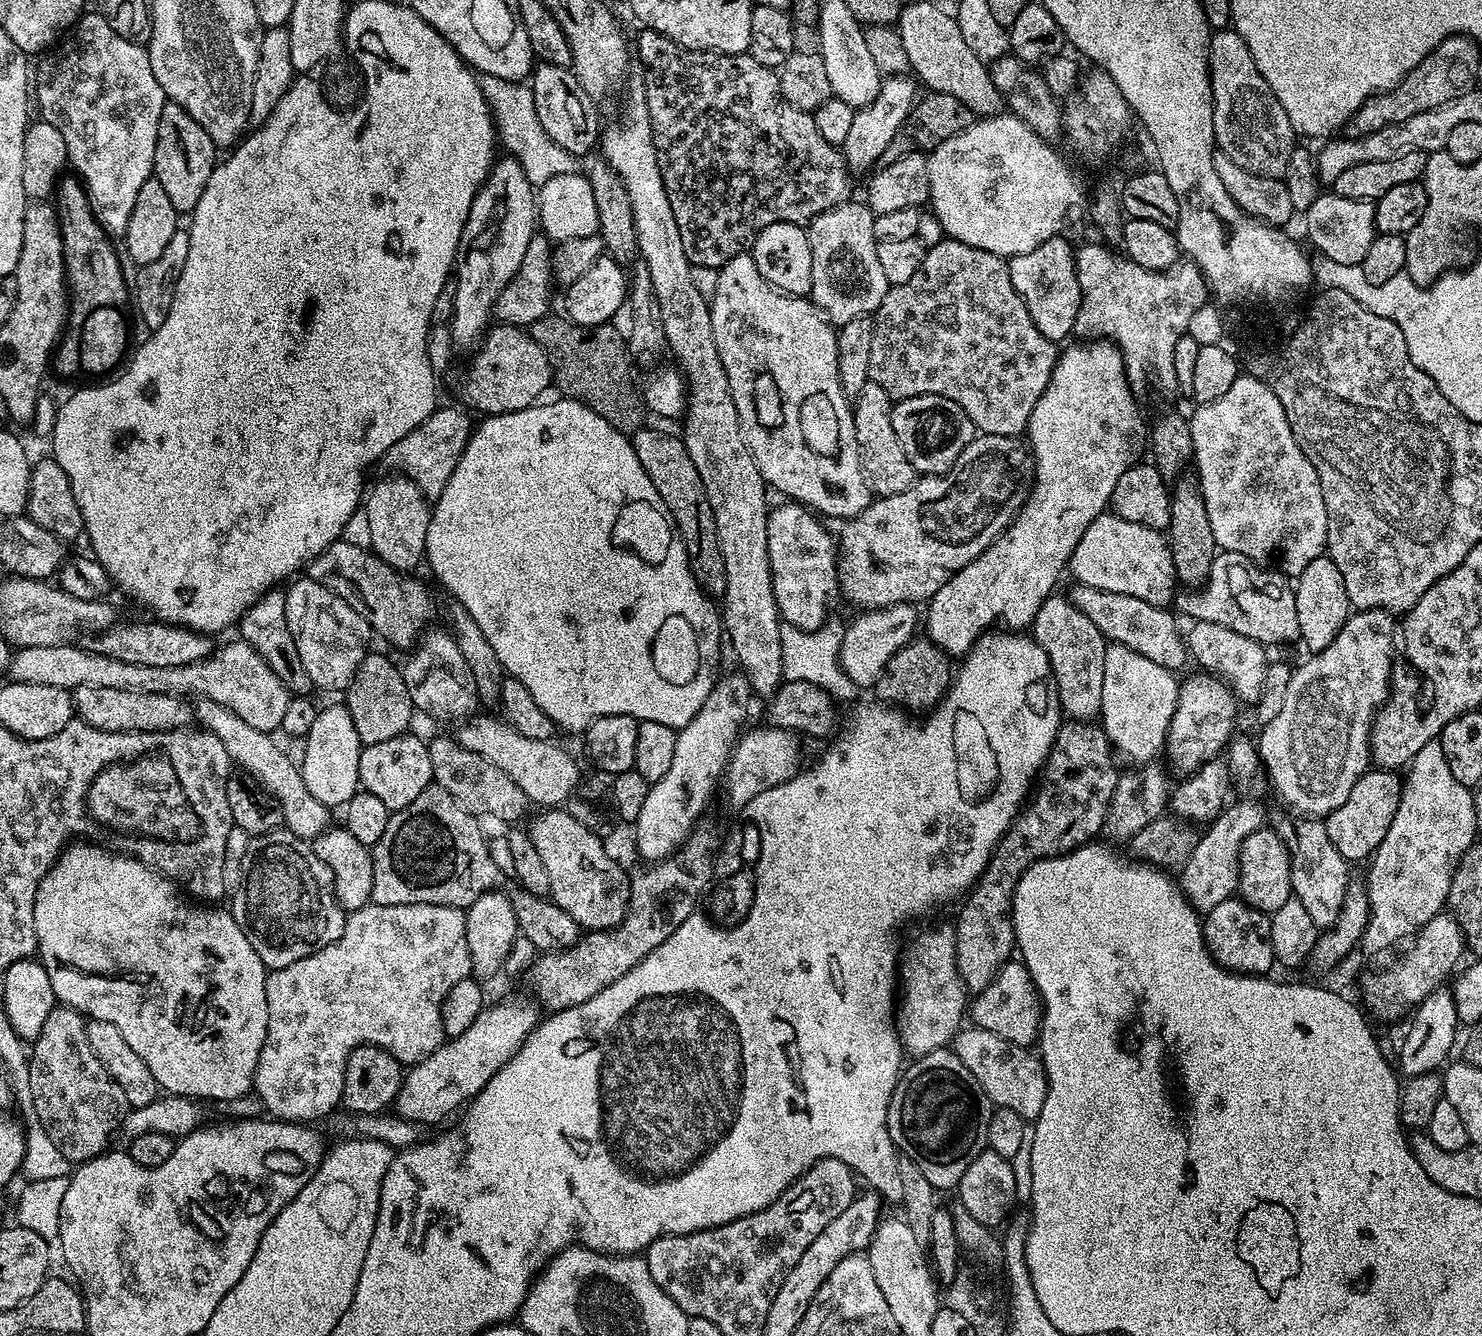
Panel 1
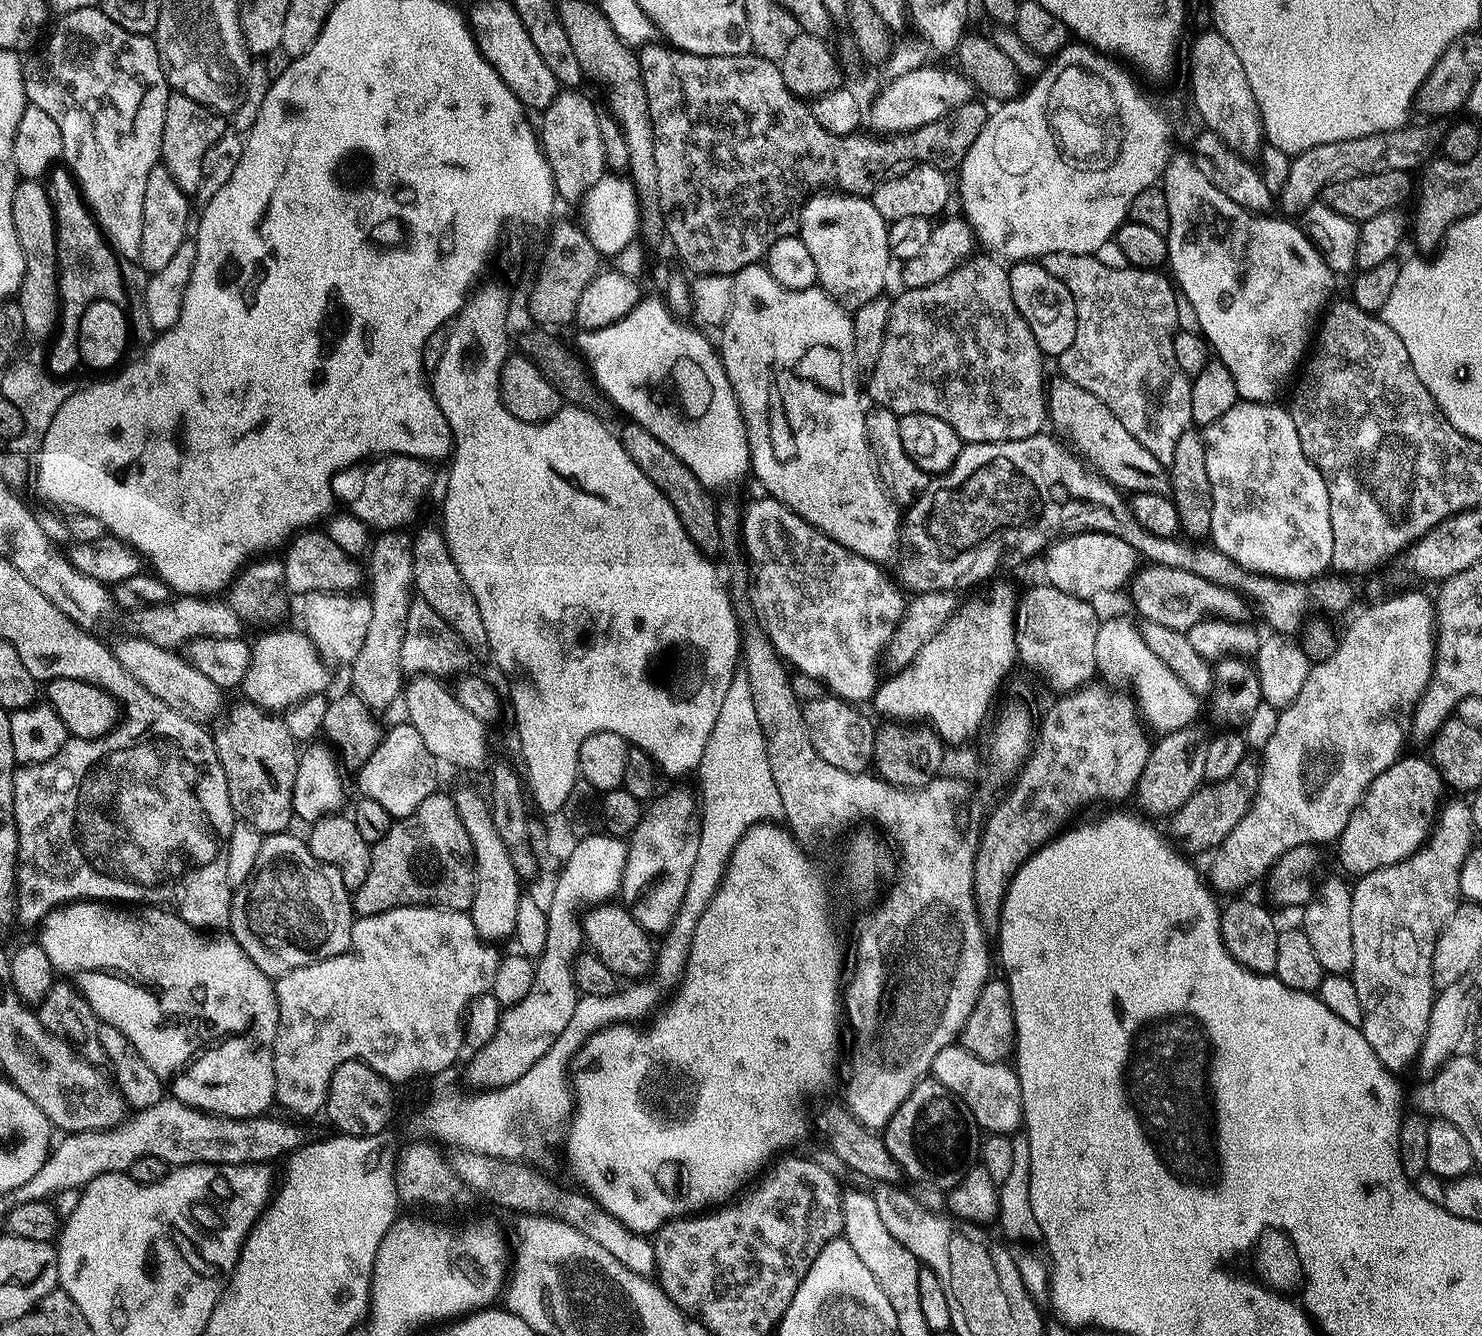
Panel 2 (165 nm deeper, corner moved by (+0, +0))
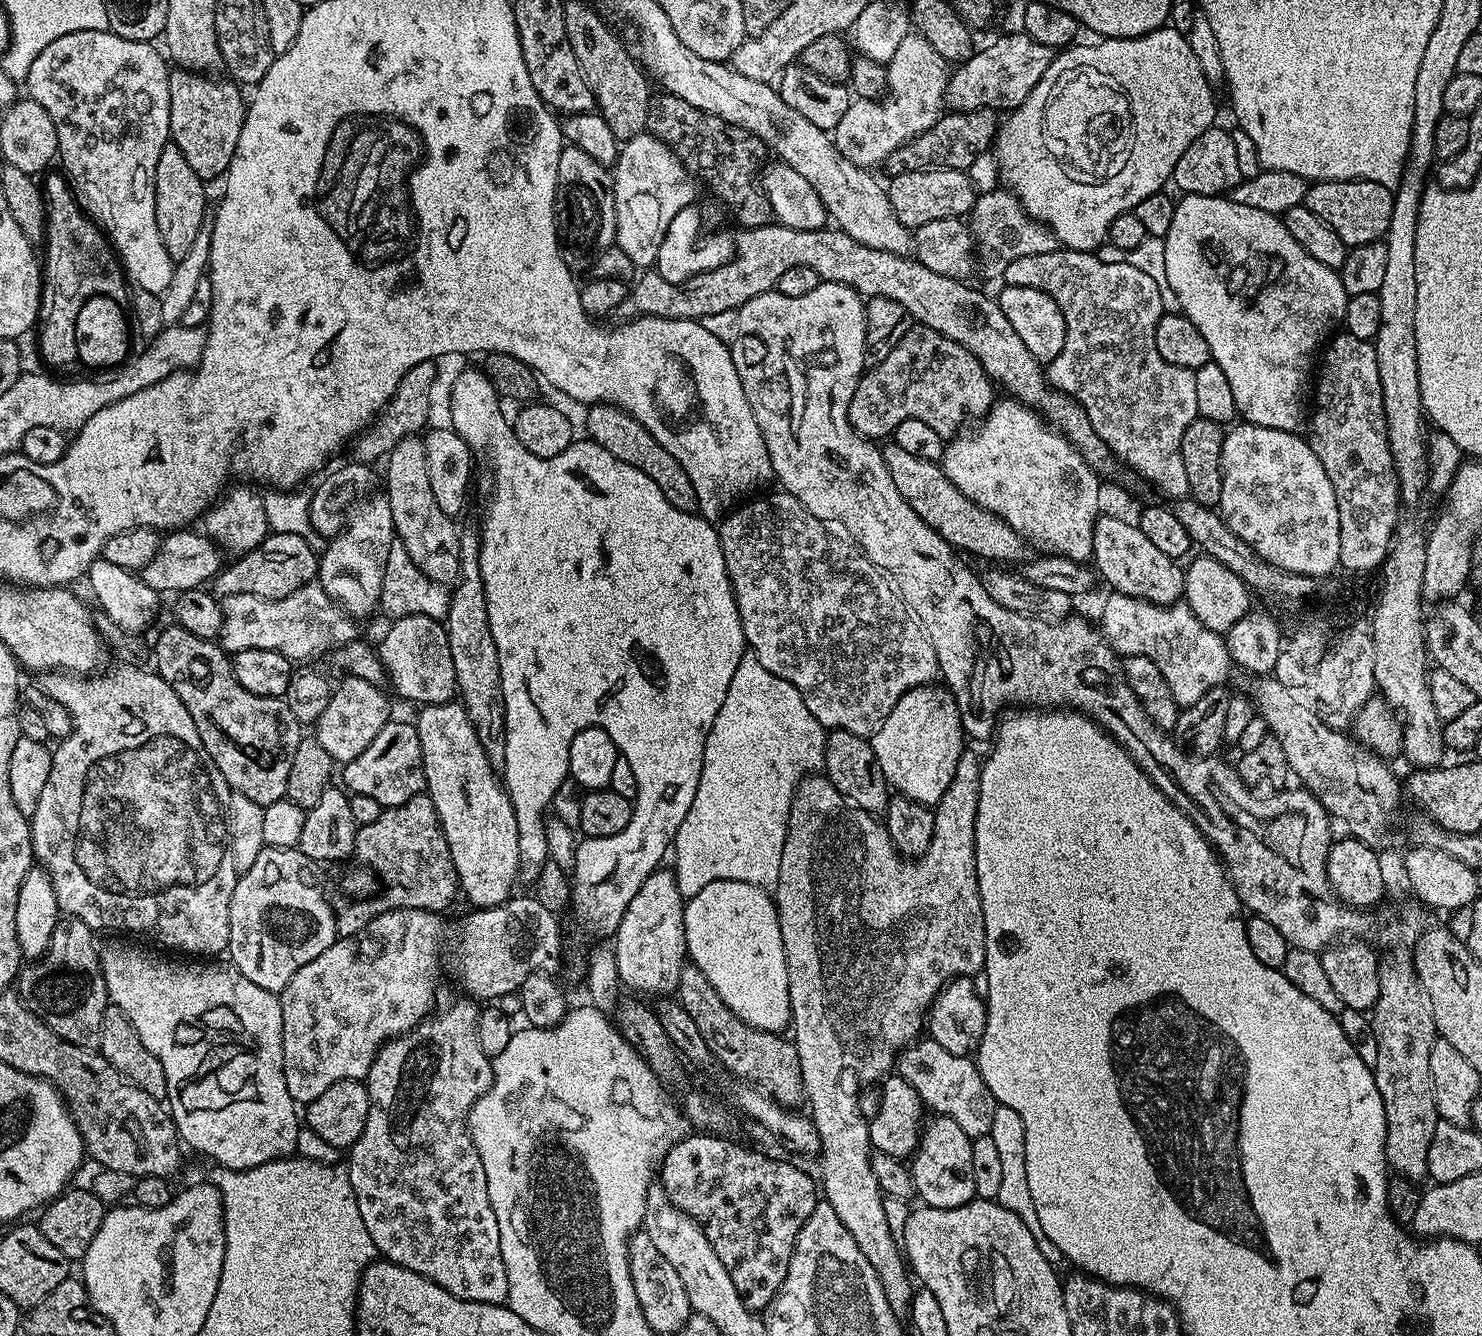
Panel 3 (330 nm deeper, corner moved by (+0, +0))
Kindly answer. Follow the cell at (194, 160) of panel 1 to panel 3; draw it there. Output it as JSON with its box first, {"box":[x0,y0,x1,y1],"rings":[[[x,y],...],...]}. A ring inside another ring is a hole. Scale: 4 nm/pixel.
{"box":[168,67,246,182],"rings":[[[173,67],[168,74],[170,82],[170,140],[171,143],[186,154],[186,162],[194,169],[194,174],[205,182],[211,182],[215,176],[223,177],[227,173],[230,162],[234,158],[234,150],[238,146],[238,134],[244,125],[246,96],[243,96],[241,85],[235,82],[219,84],[207,75],[190,72],[186,68]]]}

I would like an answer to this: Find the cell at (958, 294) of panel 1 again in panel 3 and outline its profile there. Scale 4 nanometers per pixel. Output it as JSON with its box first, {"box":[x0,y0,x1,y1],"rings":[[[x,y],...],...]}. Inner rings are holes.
{"box":[848,326,997,438],"rings":[[[923,326],[910,328],[880,357],[873,367],[877,367],[873,372],[872,369],[865,371],[854,390],[854,398],[848,407],[848,421],[851,422],[852,429],[865,438],[891,437],[898,425],[907,420],[926,422],[926,426],[930,426],[940,436],[952,438],[963,429],[960,427],[963,426],[967,416],[976,420],[975,422],[983,421],[997,403],[997,389],[994,387],[992,377],[968,348],[956,344],[942,333],[935,332],[933,328]]]}

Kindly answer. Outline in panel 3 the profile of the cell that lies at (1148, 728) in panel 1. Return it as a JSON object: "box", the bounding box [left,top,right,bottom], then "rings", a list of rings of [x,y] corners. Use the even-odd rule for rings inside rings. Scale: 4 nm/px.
{"box":[1098,592,1233,706],"rings":[[[1112,592],[1109,597],[1098,619],[1104,639],[1117,654],[1150,658],[1162,670],[1162,678],[1166,678],[1166,686],[1170,686],[1170,694],[1174,694],[1177,704],[1187,706],[1198,702],[1202,694],[1223,681],[1220,679],[1224,671],[1233,667],[1225,637],[1202,626],[1187,603],[1151,604],[1121,592]]]}

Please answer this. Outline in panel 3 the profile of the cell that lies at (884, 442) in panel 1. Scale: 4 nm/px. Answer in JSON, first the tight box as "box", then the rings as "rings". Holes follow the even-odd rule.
{"box":[882,442,1026,562],"rings":[[[895,442],[885,443],[882,451],[886,470],[890,474],[894,486],[898,486],[898,494],[906,498],[910,510],[926,522],[928,528],[938,533],[947,544],[959,550],[961,553],[969,552],[972,556],[981,556],[984,562],[1000,562],[996,560],[1018,560],[1023,561],[1026,541],[1020,533],[1015,532],[1003,516],[994,512],[988,512],[980,504],[975,504],[970,498],[966,498],[946,478],[943,467],[935,460],[923,460],[914,458],[902,446]]]}

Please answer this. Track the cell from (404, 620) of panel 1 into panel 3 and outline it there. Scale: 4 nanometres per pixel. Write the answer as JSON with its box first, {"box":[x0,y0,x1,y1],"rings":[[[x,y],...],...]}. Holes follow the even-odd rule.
{"box":[214,532,309,600],"rings":[[[272,532],[266,539],[253,548],[252,551],[243,553],[237,564],[232,564],[223,569],[215,577],[214,592],[217,597],[242,594],[254,594],[261,600],[277,600],[286,598],[294,590],[298,590],[306,582],[304,576],[304,551],[308,548],[309,541],[303,536],[294,536],[285,532]]]}

